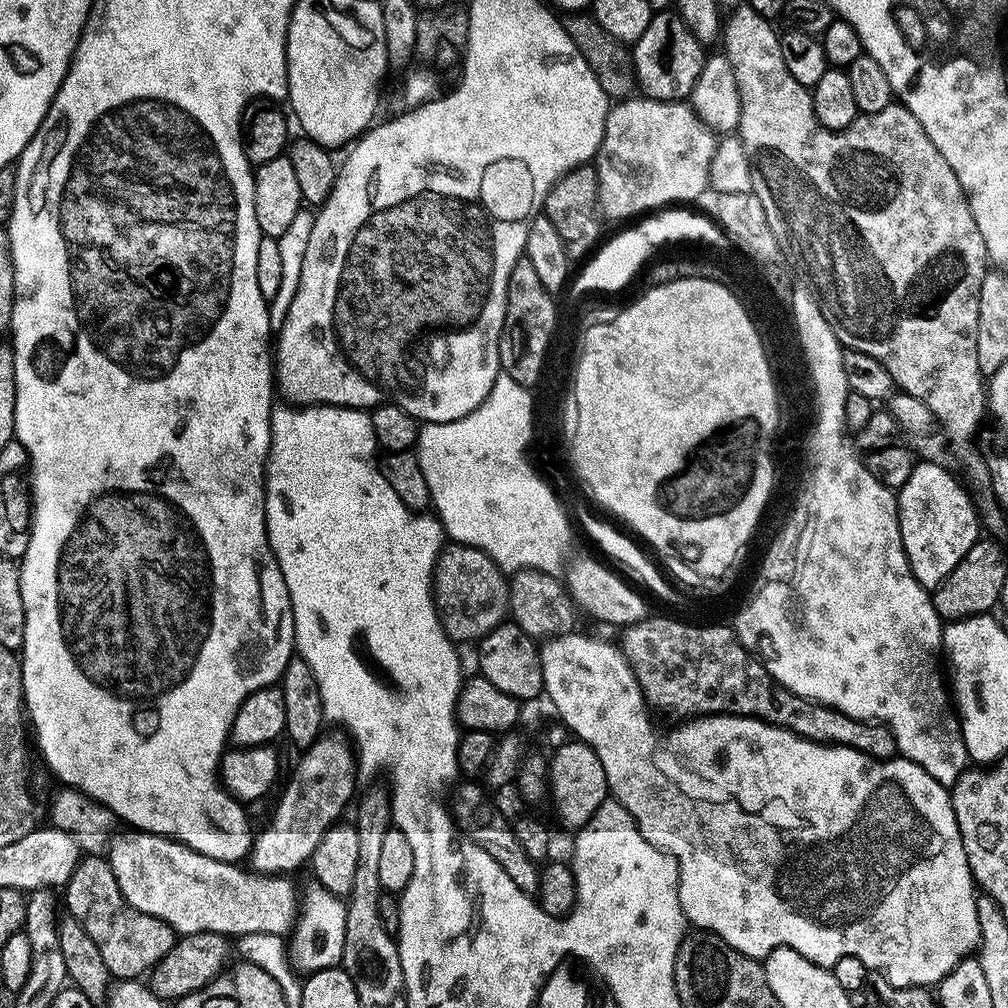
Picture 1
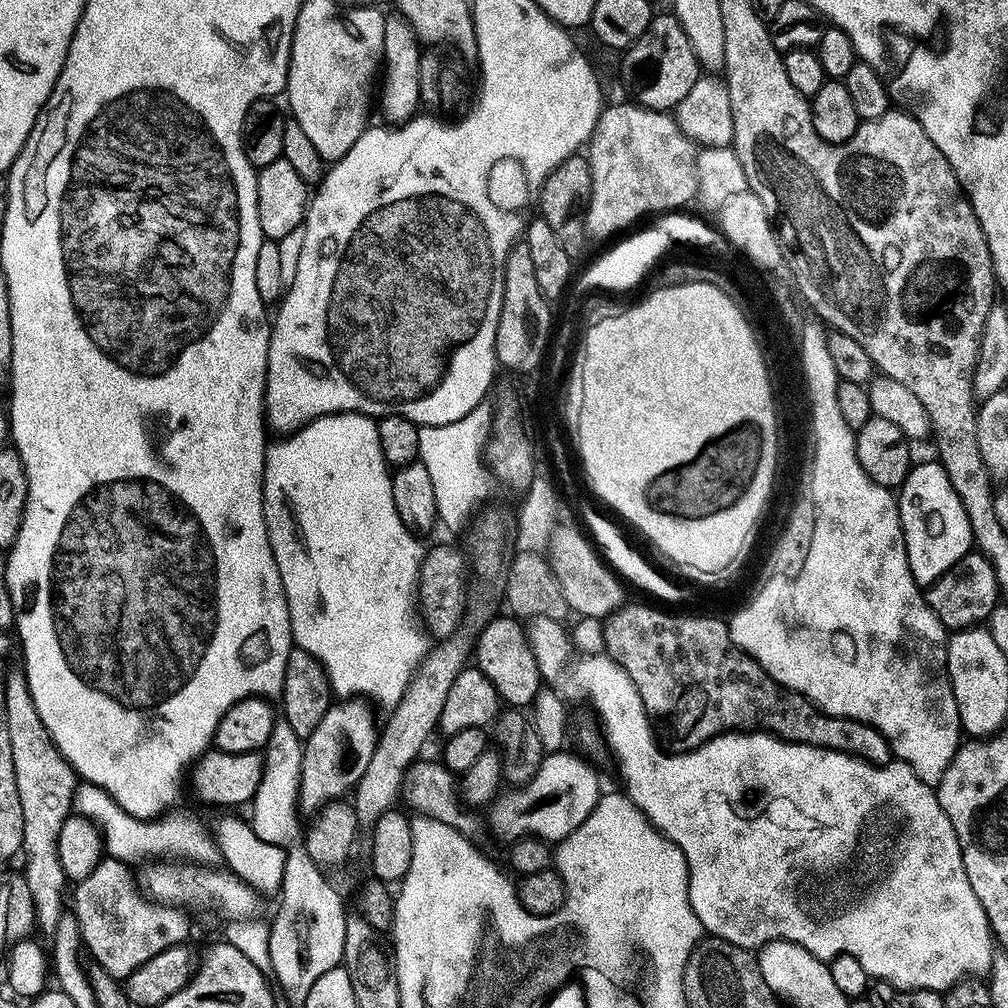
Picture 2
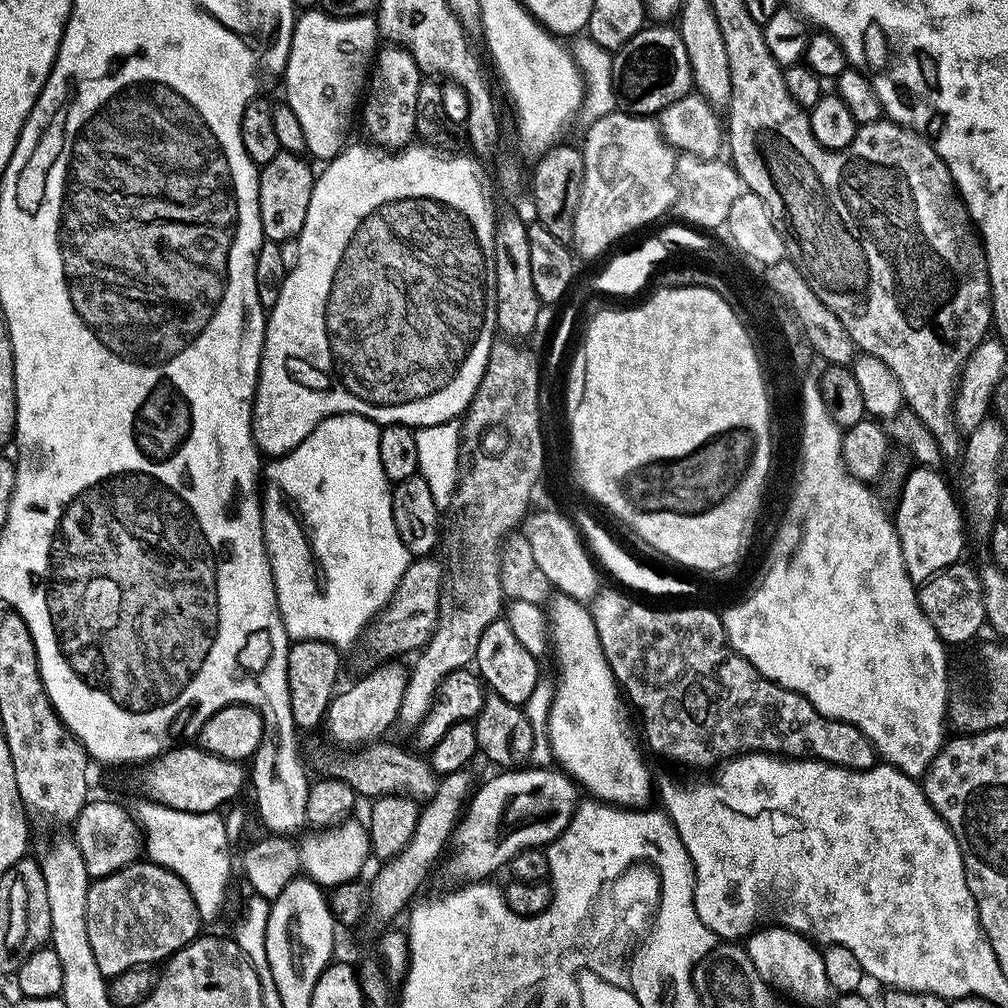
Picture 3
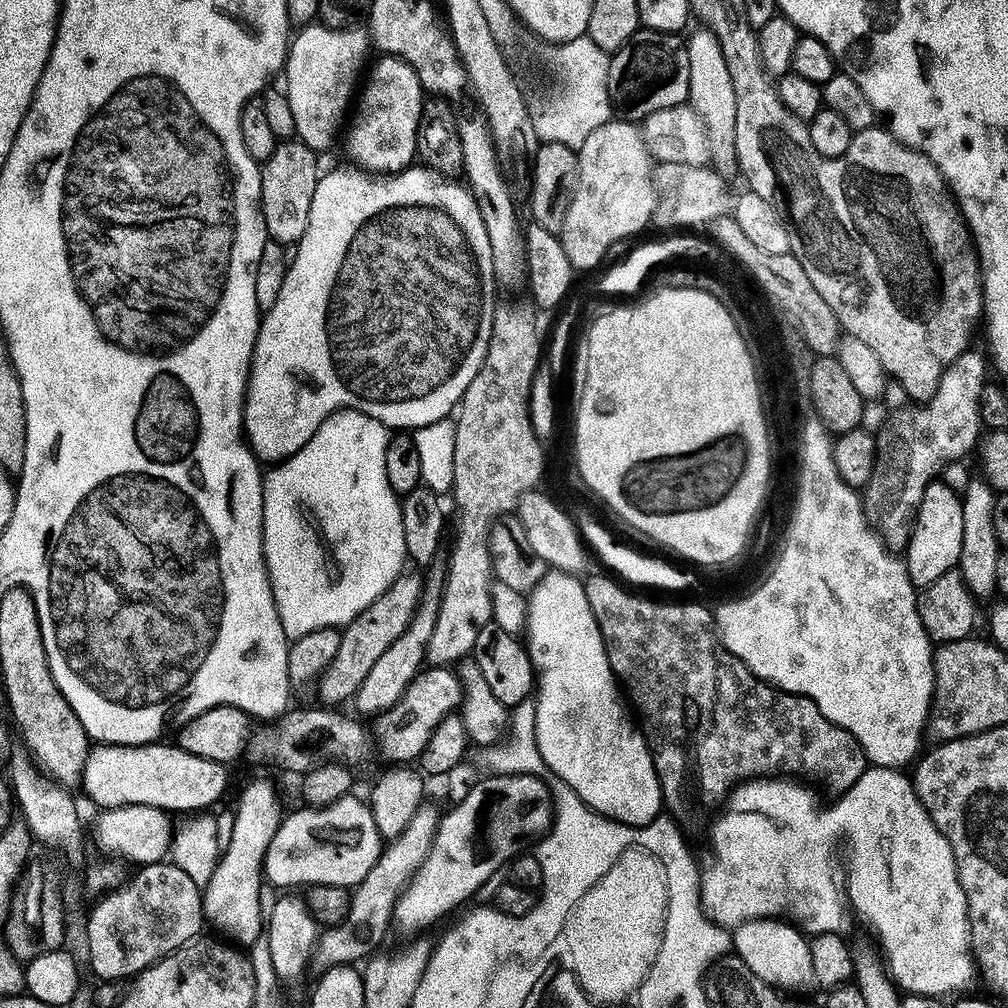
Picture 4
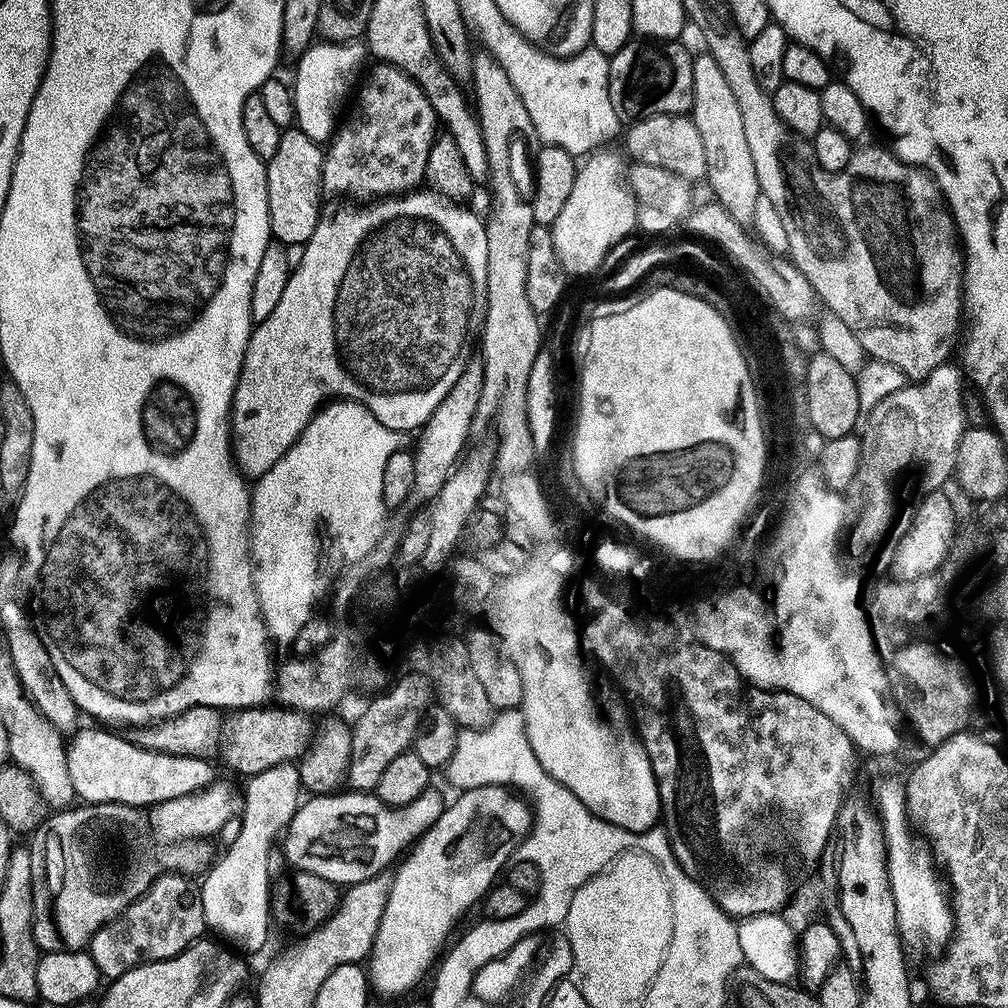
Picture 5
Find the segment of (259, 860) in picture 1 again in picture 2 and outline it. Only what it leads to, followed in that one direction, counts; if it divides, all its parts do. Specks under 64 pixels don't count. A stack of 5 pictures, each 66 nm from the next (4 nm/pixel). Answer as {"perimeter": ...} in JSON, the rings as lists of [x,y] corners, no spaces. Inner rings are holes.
{"perimeter":[[[344,698],[333,703],[314,732],[303,741],[299,798],[301,813],[315,814],[332,801],[347,797],[366,772],[378,737],[378,722],[376,724],[367,706],[367,703],[356,698]]]}

